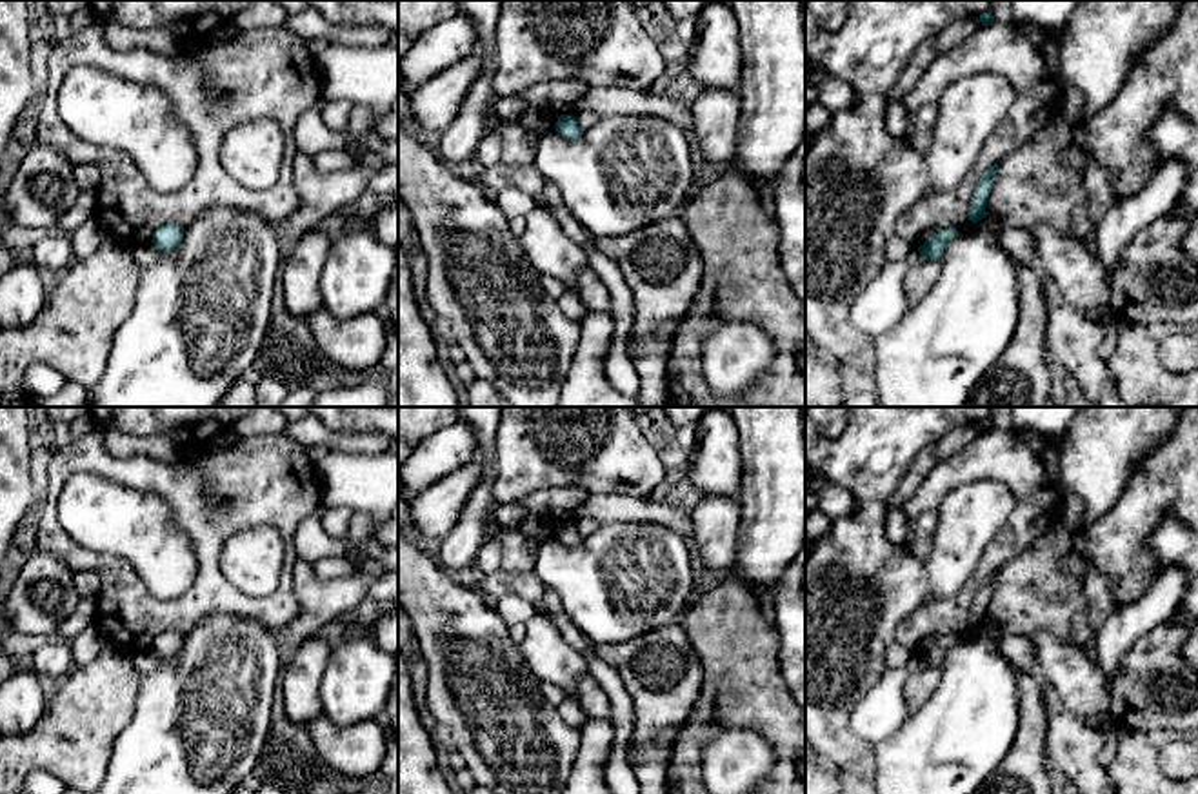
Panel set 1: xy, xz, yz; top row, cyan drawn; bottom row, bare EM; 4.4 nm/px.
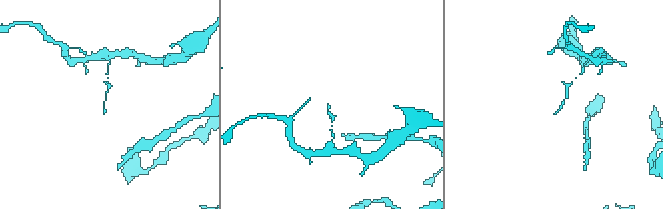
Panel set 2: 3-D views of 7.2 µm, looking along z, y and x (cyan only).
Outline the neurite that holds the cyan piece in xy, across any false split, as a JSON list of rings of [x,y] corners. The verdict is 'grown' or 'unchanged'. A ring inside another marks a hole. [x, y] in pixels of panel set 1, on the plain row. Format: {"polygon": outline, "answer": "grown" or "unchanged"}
{"polygon": [[[176,630],[160,632],[153,640],[153,650],[164,660],[173,658],[182,649],[182,645],[184,645],[184,636]]], "answer": "unchanged"}

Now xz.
{"polygon": [[[560,521],[554,538],[567,547],[578,547],[585,536],[578,532],[574,523]]], "answer": "unchanged"}

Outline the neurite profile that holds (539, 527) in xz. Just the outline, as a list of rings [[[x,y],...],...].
[[[527,514],[520,521],[516,531],[522,532],[524,536],[534,538],[542,543],[542,541],[553,538],[556,529],[558,529],[558,525],[553,518]]]

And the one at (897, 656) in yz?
[[[896,640],[891,641],[885,649],[885,665],[887,669],[907,669],[913,661],[916,661],[918,656],[905,649]]]

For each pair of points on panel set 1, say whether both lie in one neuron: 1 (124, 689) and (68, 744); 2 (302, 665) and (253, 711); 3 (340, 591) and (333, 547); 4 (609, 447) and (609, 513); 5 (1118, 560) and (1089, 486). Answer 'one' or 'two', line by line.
1: one
2: two
3: two
4: two
5: two

